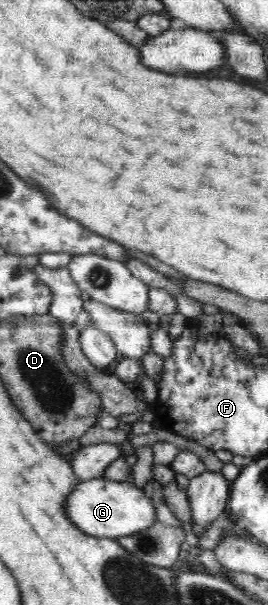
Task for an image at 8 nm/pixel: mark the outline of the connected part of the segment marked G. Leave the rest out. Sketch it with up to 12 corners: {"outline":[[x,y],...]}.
{"outline":[[103,476],[76,482],[65,498],[69,522],[113,539],[157,520],[132,482]]}

